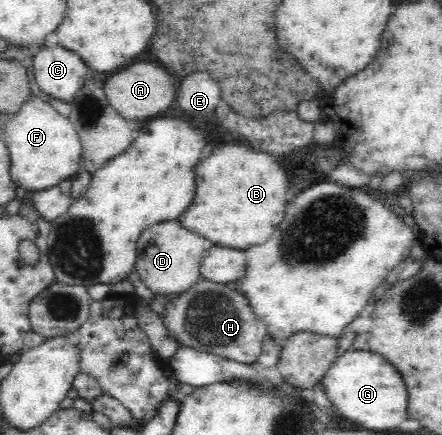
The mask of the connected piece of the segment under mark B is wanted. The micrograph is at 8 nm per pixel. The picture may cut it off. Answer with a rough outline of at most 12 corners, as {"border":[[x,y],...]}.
{"border":[[227,145],[195,167],[176,219],[208,245],[265,243],[287,177],[265,153]]}

